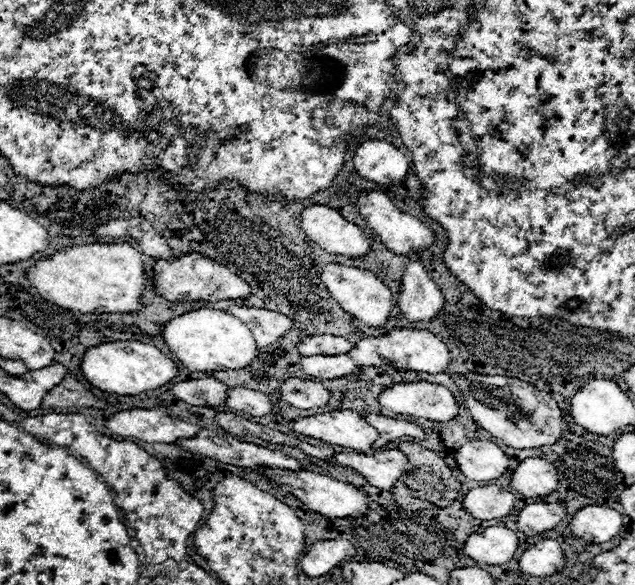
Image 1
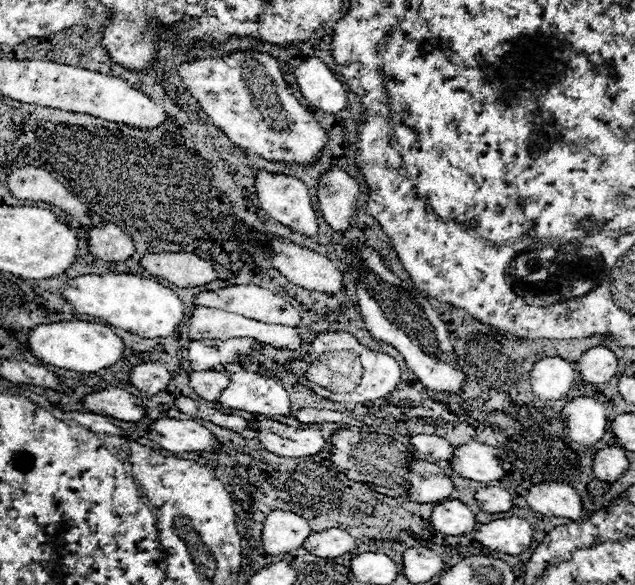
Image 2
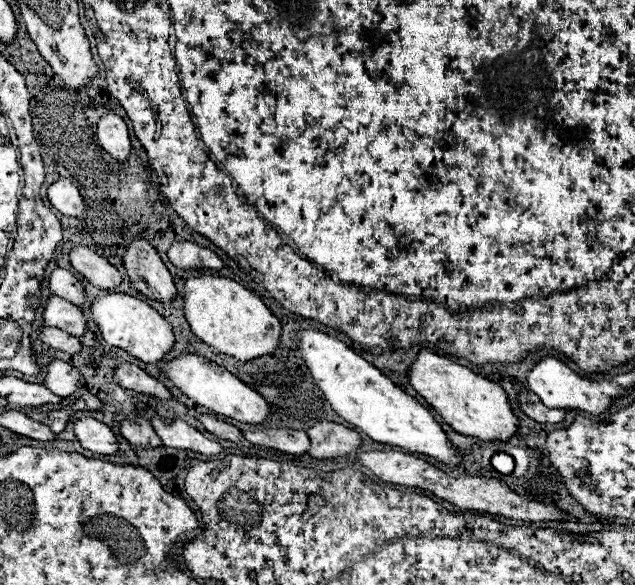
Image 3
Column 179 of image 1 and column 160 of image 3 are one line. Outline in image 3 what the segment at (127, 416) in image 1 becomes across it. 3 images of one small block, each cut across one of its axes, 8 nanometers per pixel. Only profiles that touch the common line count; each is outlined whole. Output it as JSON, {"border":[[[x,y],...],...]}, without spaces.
{"border":[[[152,418],[150,420],[156,434],[160,436],[164,446],[170,448],[180,448],[180,450],[192,450],[200,452],[206,456],[214,456],[222,452],[222,446],[214,440],[208,440],[202,432],[186,424],[184,420],[162,420],[162,418]]]}

